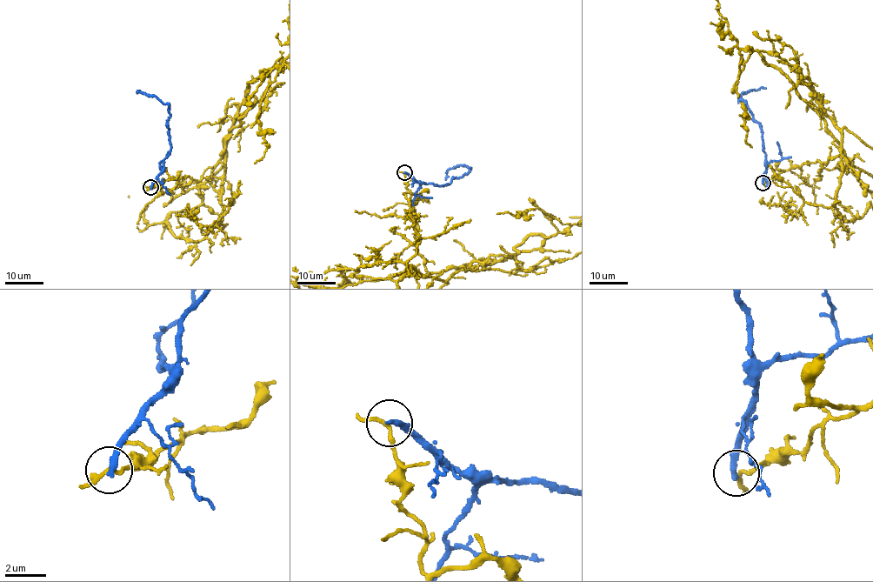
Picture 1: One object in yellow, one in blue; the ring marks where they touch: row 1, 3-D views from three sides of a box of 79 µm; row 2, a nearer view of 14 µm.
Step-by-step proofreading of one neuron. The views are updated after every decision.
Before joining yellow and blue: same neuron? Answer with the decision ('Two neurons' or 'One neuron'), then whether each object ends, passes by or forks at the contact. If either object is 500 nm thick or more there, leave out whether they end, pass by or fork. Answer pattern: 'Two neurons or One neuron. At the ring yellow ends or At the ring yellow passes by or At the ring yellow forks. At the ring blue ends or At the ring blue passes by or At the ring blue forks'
Two neurons. At the ring yellow passes by. At the ring blue ends

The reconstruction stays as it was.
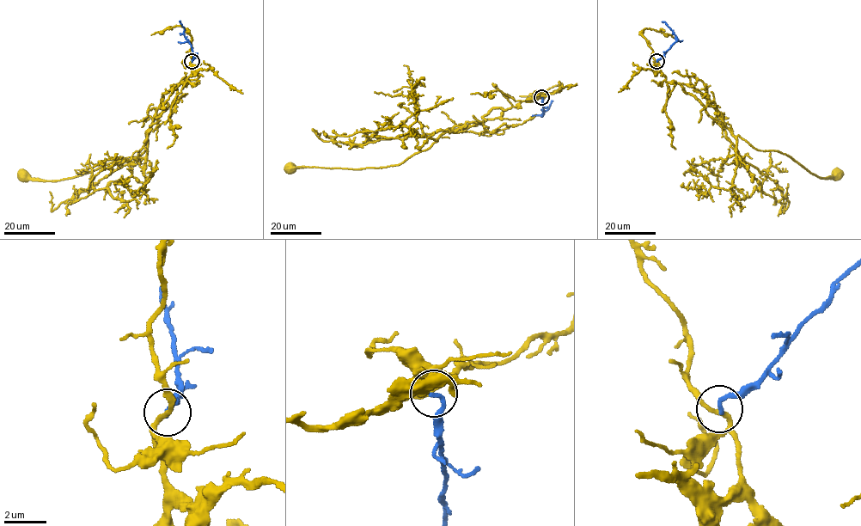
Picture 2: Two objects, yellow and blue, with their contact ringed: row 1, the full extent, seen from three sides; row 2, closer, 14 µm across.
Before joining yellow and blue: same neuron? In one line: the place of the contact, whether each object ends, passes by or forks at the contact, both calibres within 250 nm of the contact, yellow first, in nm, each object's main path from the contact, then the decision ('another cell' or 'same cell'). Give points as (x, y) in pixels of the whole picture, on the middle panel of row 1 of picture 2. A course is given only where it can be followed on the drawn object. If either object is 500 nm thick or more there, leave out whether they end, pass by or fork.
at (541, 97); yellow passes by; blue ends there; 200 nm thick on the yellow side, 200 nm on the other; yellow runs (541, 97), (522, 101), (505, 109), (498, 118), (446, 131), (425, 149), (398, 165), (354, 168), (290, 168); blue runs (541, 97), (541, 116), (552, 100); another cell

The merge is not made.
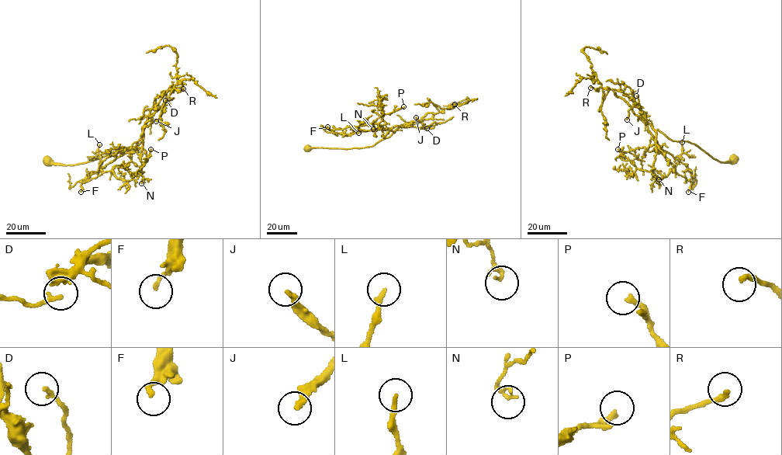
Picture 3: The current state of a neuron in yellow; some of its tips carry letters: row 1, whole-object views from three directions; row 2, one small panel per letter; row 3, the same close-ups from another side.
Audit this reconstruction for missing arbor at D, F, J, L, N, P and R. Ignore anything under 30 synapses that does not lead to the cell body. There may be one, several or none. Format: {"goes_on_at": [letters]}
{"goes_on_at": ["J"]}

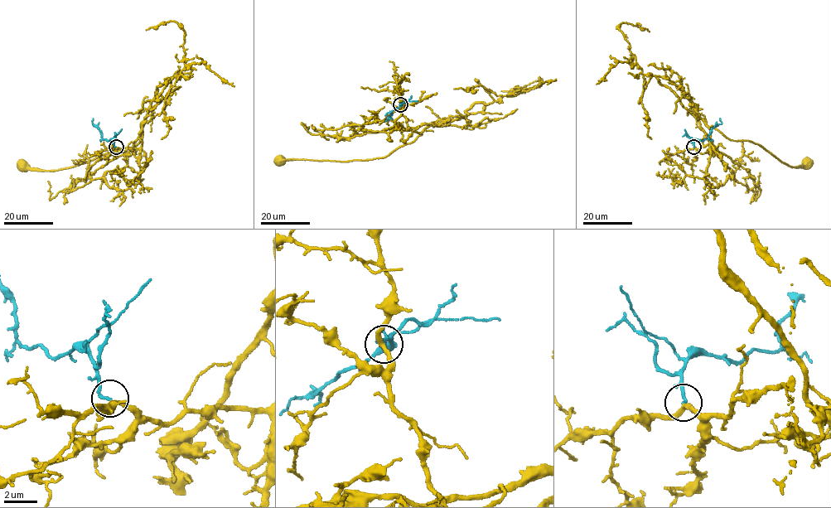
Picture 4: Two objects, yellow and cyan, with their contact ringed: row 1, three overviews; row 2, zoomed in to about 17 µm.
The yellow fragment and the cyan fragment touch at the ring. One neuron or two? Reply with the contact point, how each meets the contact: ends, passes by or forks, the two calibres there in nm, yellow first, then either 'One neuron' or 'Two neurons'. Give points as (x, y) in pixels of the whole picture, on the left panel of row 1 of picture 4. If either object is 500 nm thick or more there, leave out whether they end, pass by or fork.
Place: (116, 147). At the ring yellow passes by. At the ring cyan ends. Thickness 220 nm (yellow) against 160 nm. One neuron

